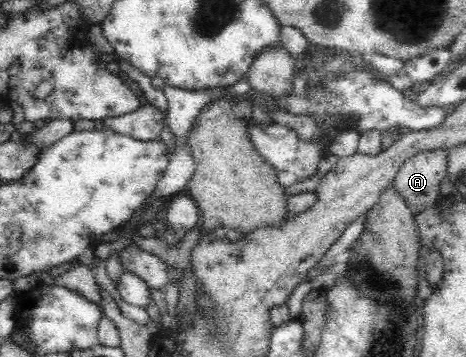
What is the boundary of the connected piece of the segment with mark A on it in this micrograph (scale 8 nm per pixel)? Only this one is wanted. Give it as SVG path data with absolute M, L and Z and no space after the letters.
M448 148L422 151L411 156L396 173L391 186L404 199L411 214L430 209L439 196L439 185L445 178Z

